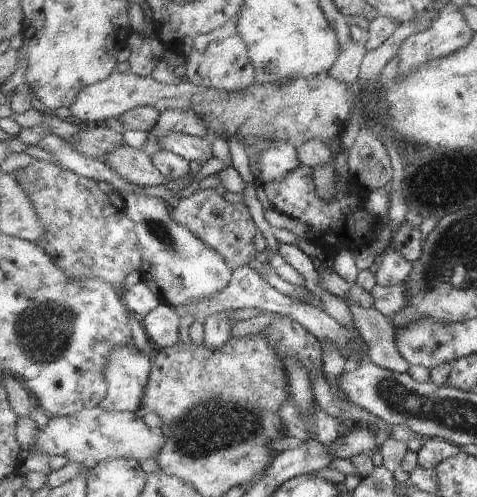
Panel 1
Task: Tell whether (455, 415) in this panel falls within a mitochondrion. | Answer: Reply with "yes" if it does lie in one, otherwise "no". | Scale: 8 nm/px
yes

